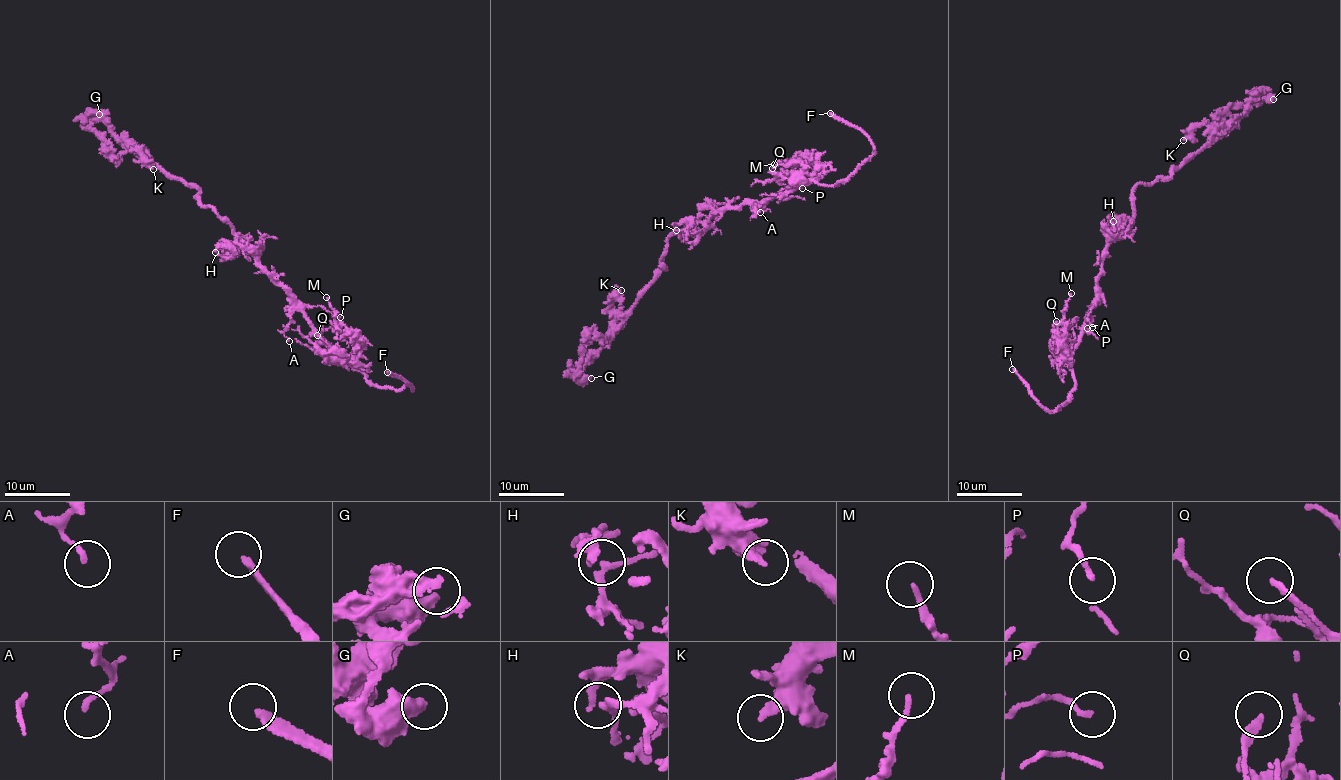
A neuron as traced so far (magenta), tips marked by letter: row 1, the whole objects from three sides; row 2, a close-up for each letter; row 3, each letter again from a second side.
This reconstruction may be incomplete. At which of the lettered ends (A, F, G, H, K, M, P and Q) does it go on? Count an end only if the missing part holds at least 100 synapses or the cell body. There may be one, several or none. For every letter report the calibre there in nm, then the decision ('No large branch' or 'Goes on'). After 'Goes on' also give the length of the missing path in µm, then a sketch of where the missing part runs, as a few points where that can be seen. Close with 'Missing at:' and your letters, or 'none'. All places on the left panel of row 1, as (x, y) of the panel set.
A: Thickness 160 nm. No large branch
F: Thickness 260 nm. Goes on. Missing length about 15 µm. Course of what is missing: (387, 372), (375, 370), (381, 371), (387, 379), (387, 385), (406, 402), (406, 407)
G: Thickness 440 nm. No large branch
H: Thickness 180 nm. No large branch
K: Thickness 320 nm. No large branch
M: Thickness 160 nm. No large branch
P: Thickness 160 nm. No large branch
Q: Thickness 240 nm. No large branch
Missing at: F

